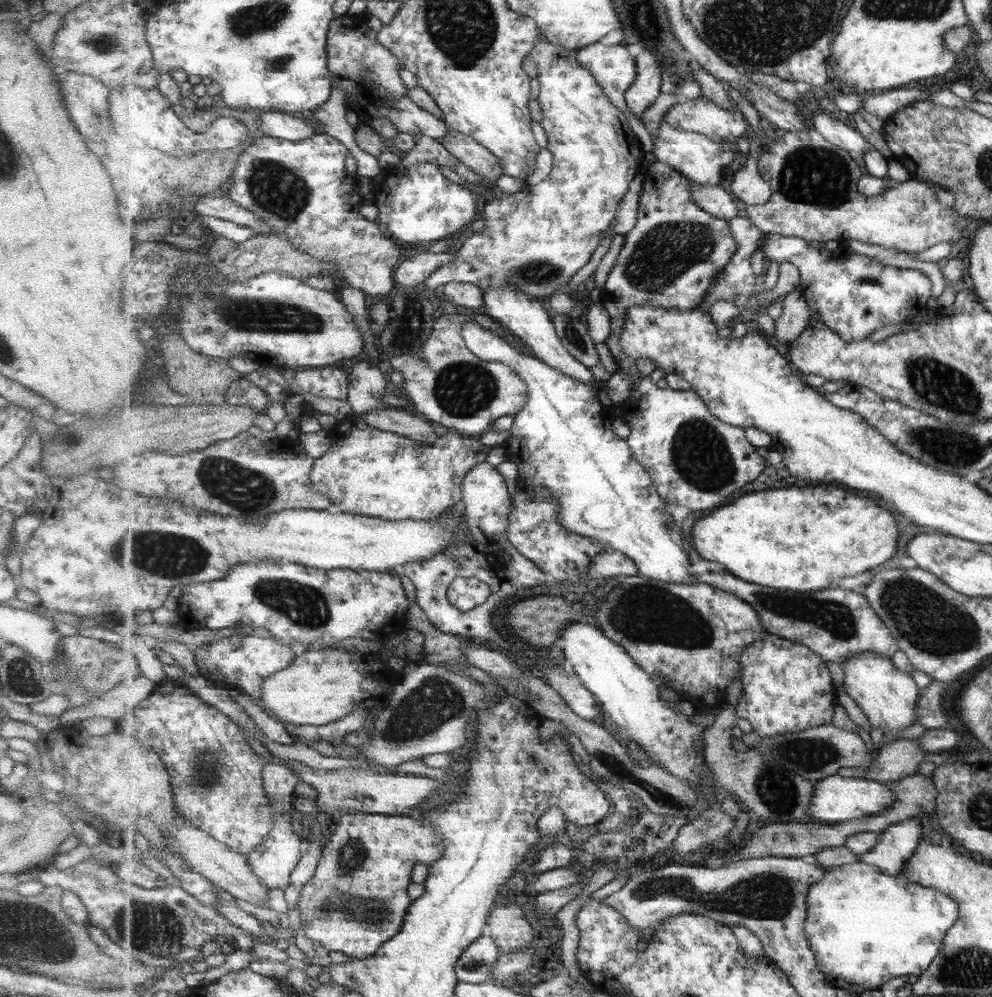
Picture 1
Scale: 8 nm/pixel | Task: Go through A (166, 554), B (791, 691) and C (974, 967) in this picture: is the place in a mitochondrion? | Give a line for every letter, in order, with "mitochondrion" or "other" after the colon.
A: mitochondrion
B: other
C: mitochondrion

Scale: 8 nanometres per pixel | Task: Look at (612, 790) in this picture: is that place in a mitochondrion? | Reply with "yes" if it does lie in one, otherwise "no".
no

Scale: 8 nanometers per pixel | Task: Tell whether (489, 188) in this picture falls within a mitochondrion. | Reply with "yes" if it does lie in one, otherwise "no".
no

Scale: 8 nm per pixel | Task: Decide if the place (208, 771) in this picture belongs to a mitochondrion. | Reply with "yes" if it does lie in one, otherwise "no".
yes

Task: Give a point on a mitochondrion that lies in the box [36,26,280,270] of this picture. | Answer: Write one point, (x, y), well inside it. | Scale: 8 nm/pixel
(101, 43)

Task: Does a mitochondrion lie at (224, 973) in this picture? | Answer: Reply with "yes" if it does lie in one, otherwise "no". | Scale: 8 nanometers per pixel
no

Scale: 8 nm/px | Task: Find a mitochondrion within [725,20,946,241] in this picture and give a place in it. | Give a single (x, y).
(812, 175)

